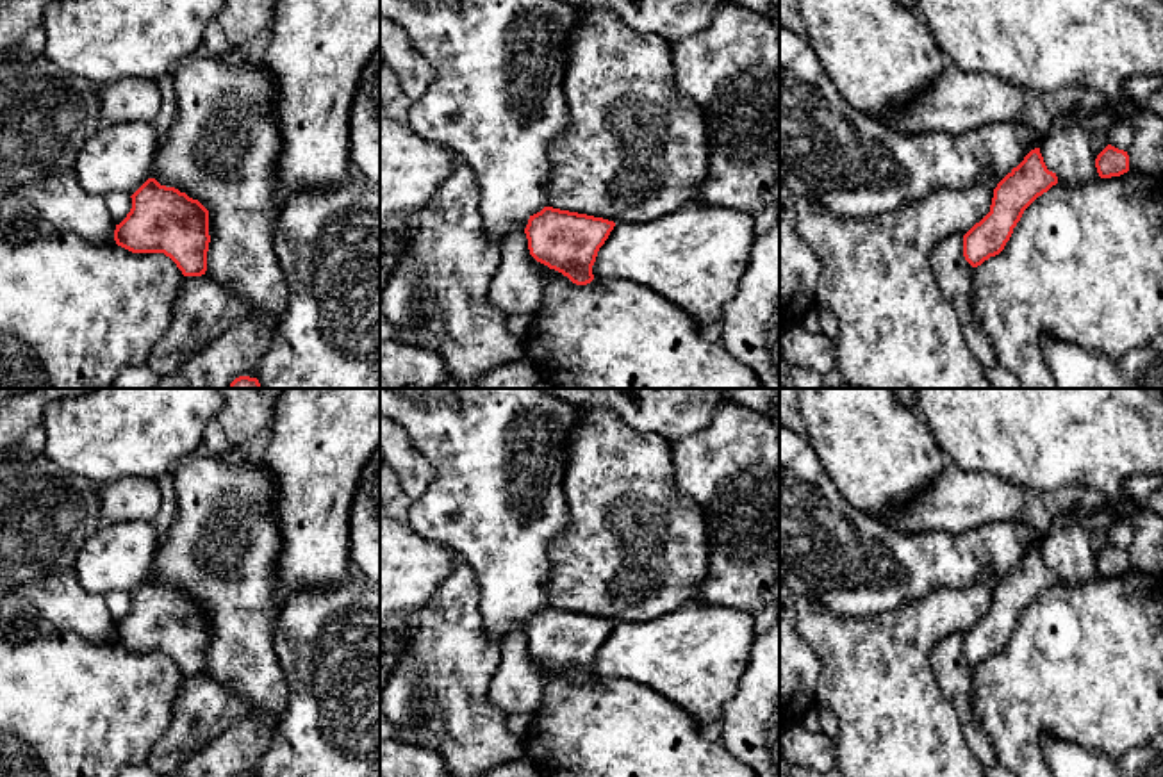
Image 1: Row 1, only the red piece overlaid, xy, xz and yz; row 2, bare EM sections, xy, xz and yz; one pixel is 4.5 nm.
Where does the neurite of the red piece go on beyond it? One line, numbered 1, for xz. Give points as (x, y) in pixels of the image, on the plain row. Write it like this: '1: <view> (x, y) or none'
1: none

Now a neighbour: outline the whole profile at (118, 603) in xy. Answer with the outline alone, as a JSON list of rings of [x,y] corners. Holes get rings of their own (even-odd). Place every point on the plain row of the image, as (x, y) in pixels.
[[[114,592],[107,595],[105,601],[114,624],[120,624],[132,608],[132,597],[123,592]]]

